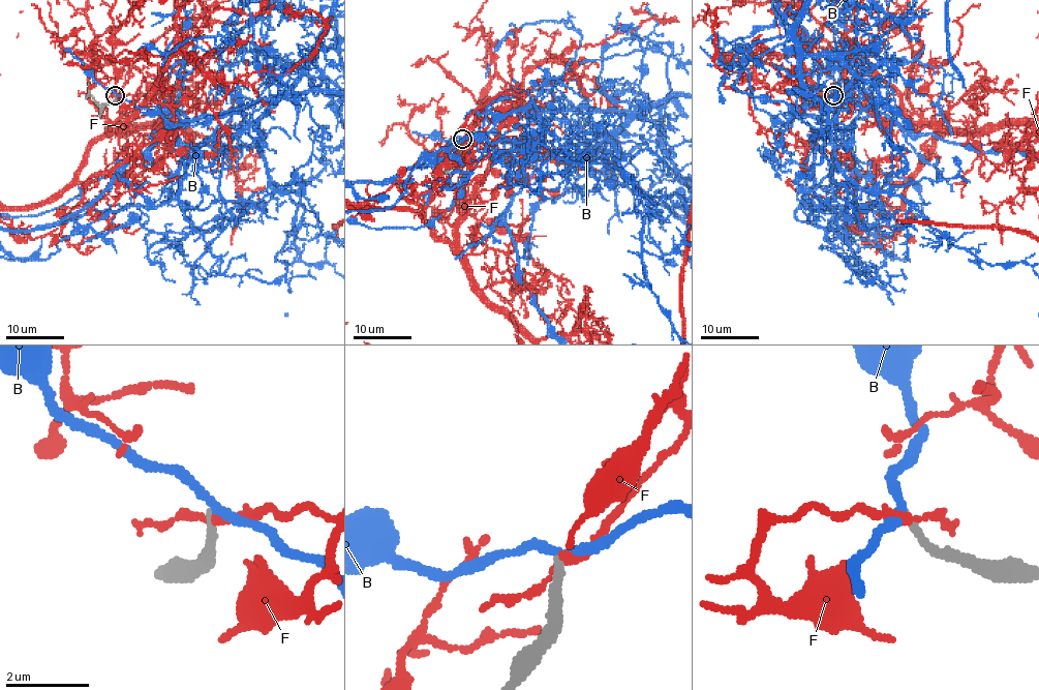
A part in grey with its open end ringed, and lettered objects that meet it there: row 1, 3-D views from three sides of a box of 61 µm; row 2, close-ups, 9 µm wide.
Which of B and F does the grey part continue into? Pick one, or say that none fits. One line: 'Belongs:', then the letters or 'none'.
Belongs: none

